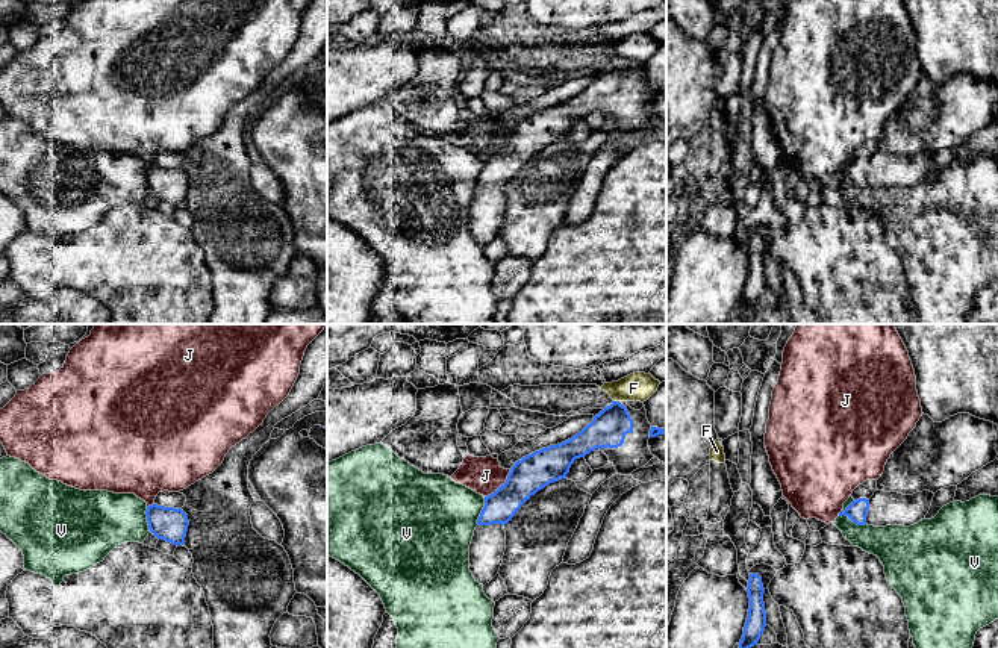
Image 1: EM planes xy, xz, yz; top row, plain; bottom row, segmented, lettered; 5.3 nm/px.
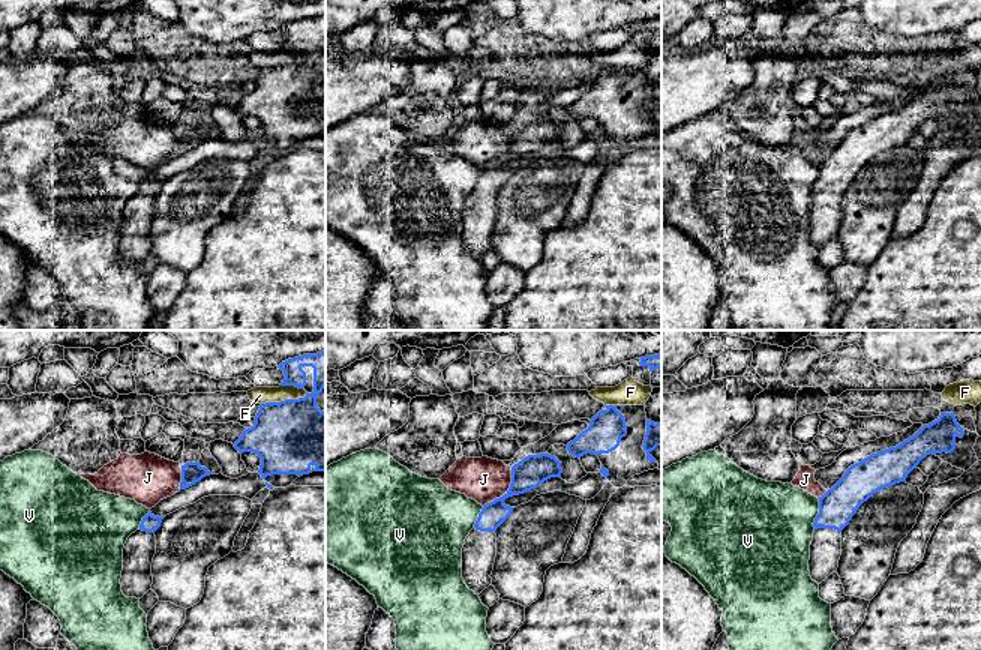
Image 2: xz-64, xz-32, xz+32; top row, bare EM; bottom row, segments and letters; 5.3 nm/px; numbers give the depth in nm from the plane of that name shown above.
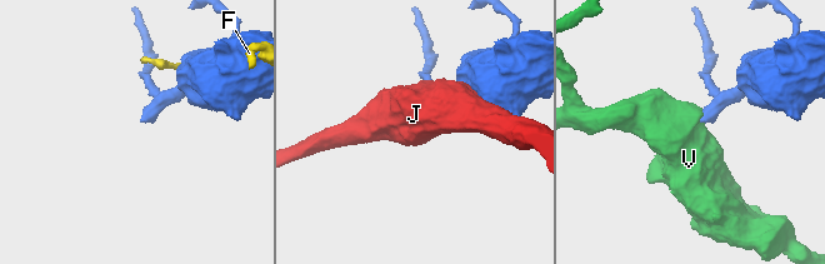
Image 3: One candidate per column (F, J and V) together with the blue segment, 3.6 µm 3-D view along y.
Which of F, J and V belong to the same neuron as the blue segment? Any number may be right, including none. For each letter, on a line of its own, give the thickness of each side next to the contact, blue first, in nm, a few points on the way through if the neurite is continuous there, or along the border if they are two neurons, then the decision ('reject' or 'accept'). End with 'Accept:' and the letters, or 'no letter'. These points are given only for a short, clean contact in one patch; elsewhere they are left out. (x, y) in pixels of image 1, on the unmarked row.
F: 190 nm thick on the blue side, 160 nm on the other; reject
J: 190 nm thick on the blue side, 190 nm on the other; reject
V: 170 nm thick on the blue side, 420 nm on the other; border along xz (485, 158), (485, 167), (477, 185); reject
Accept: no letter

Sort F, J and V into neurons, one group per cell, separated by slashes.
F / J / V

